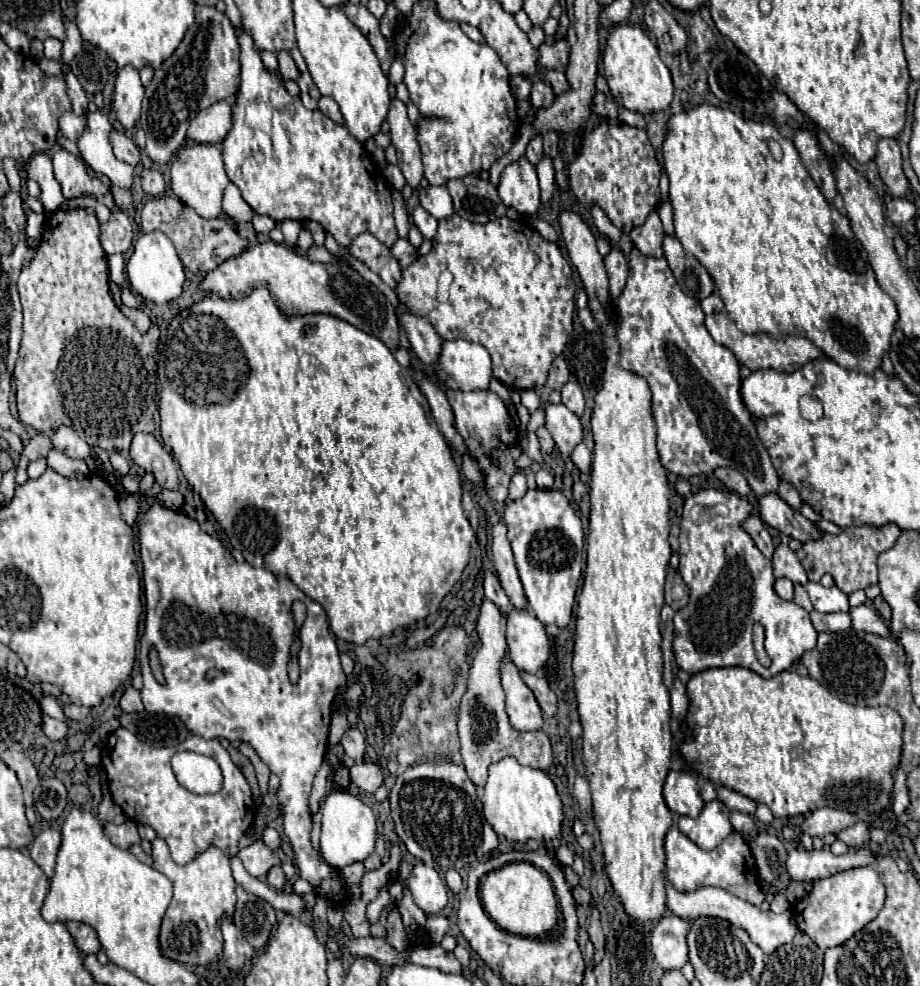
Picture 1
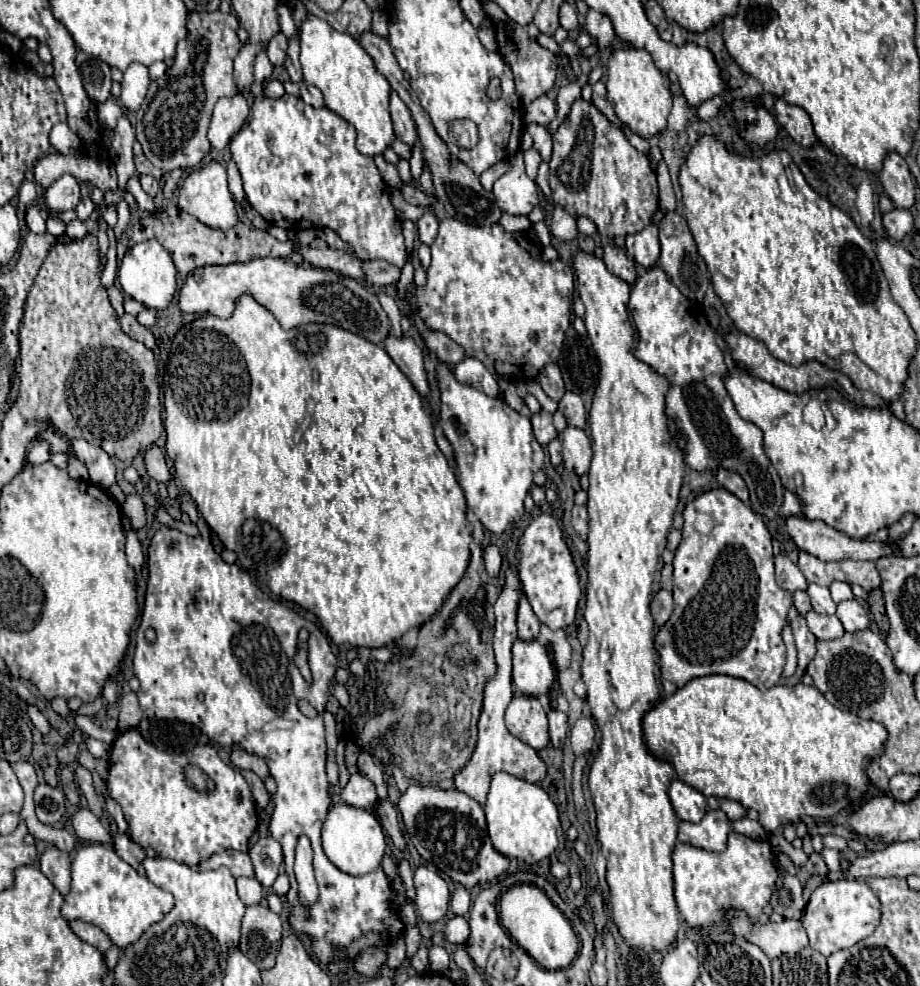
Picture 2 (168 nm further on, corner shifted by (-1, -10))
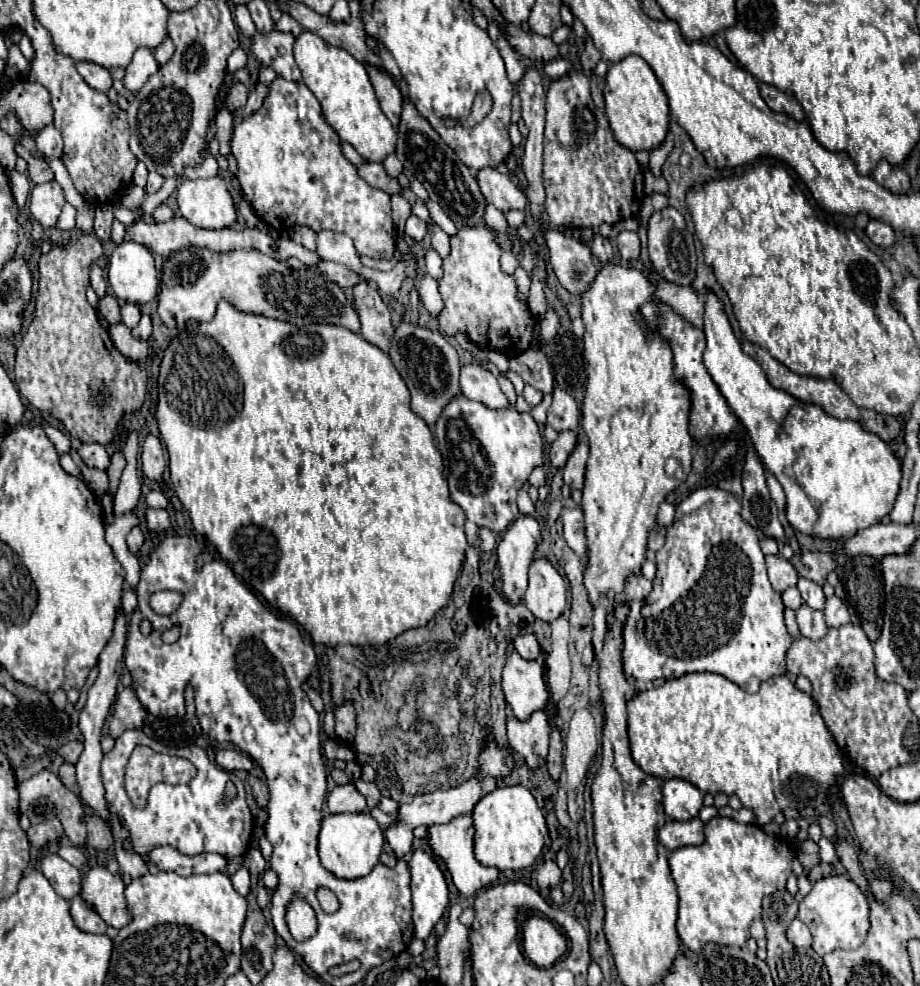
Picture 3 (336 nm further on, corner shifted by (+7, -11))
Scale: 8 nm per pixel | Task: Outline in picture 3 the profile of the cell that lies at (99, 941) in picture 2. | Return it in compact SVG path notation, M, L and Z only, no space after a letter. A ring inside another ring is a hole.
M74 896L70 900L72 906L72 916L74 922L78 924L78 928L82 928L84 932L92 932L92 934L104 934L106 932L106 922L100 918L100 914L86 904L86 900L82 896Z

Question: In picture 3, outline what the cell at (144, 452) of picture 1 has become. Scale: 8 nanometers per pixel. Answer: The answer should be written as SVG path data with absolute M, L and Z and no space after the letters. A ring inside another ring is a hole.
M148 434L142 446L142 472L150 480L160 480L164 468L166 468L166 460L164 460L160 438L154 434Z

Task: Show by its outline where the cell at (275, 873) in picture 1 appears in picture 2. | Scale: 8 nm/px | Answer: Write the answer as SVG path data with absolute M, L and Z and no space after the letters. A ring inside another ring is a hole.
M264 837L264 839L258 839L256 845L249 851L250 857L252 857L252 863L254 863L254 871L256 871L256 879L266 887L270 889L280 873L280 865L282 865L282 847L276 839L272 837Z

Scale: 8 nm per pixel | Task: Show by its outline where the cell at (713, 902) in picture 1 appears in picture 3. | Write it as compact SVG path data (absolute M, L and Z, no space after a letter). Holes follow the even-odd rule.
M798 918L792 920L786 936L788 936L788 940L792 940L792 944L796 948L810 948L812 946L812 934L810 934L808 926L804 922L800 922Z

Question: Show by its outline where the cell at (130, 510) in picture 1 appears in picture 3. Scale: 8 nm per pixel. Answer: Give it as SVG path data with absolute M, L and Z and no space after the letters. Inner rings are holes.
M126 588L126 590L124 590L124 596L122 596L122 608L124 608L124 612L126 612L128 616L132 616L134 610L136 610L136 606L138 606L136 594L134 594L130 588Z

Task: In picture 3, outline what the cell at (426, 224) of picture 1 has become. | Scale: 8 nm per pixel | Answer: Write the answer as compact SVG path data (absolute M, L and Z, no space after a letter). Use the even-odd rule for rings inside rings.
M410 216L410 218L406 220L406 234L408 234L410 238L414 238L414 240L420 242L420 240L426 236L426 230L428 230L428 224L422 222L420 218Z

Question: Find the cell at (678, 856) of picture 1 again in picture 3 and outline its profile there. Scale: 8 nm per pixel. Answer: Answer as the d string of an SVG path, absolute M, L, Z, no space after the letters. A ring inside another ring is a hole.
M714 816L712 820L708 820L708 822L706 822L706 840L704 840L704 844L678 848L678 850L670 852L670 858L668 858L672 876L674 876L676 886L678 886L678 896L680 896L678 934L680 934L682 944L684 944L690 952L694 952L694 954L698 954L708 942L714 942L714 944L720 944L720 946L744 946L744 944L748 942L748 938L750 938L750 924L752 924L756 918L760 918L760 914L762 914L762 898L764 898L766 894L770 894L770 892L786 890L786 880L788 880L788 876L792 874L792 856L794 856L794 852L790 850L790 846L788 846L786 842L782 842L782 840L778 840L778 838L766 834L766 832L764 832L760 826L756 826L756 824L740 824L740 822L736 822L736 820L732 820L732 818L724 818L724 816Z

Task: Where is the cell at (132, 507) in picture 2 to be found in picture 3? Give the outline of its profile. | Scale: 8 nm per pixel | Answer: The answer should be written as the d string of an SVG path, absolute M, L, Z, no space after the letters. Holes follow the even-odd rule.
M132 528L126 540L128 540L128 548L130 548L130 552L132 552L134 556L138 556L138 552L140 552L140 548L142 548L142 544L144 544L142 530L140 530L140 528Z

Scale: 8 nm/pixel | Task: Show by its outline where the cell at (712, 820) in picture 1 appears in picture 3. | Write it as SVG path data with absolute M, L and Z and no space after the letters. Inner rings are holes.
M694 818L688 822L668 820L658 832L658 840L666 850L676 850L682 846L698 846L704 840L702 828L704 828L704 822L700 818Z

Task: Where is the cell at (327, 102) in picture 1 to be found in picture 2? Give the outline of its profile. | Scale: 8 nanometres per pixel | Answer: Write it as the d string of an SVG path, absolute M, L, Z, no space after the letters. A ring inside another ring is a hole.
M304 81L304 83L300 83L300 89L302 89L302 99L304 99L304 103L312 105L314 109L322 109L322 107L324 107L322 93L320 93L316 87L312 87L312 85L308 85L308 83Z

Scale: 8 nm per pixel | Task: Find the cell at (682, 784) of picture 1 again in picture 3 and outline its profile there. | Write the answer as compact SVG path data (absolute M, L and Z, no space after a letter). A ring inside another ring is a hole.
M672 778L662 784L662 802L672 820L692 820L702 808L702 792L692 782Z

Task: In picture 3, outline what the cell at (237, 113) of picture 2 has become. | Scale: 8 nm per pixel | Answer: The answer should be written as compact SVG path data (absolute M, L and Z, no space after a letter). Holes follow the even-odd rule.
M236 84L236 86L232 88L232 92L230 92L228 108L230 108L230 110L234 110L234 108L244 106L244 104L246 104L246 100L248 100L248 94L250 94L250 90L248 90L248 86L246 86L246 84Z

